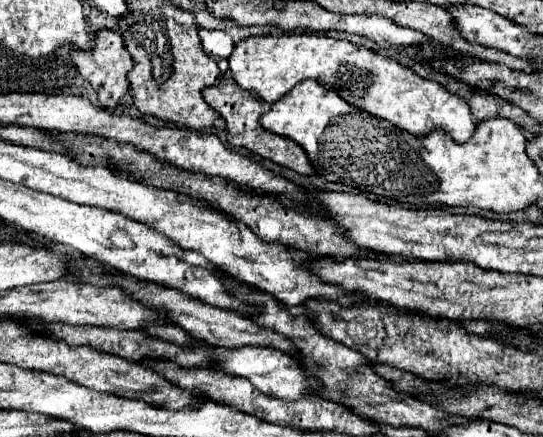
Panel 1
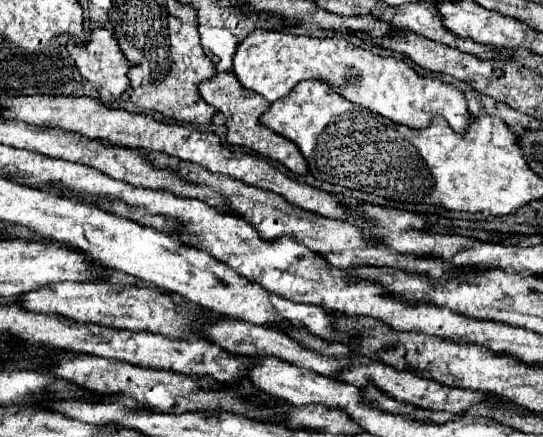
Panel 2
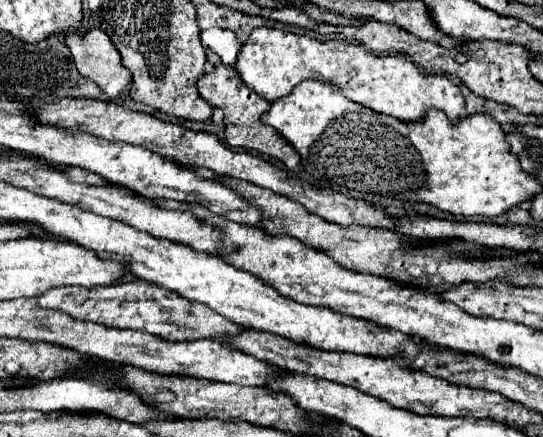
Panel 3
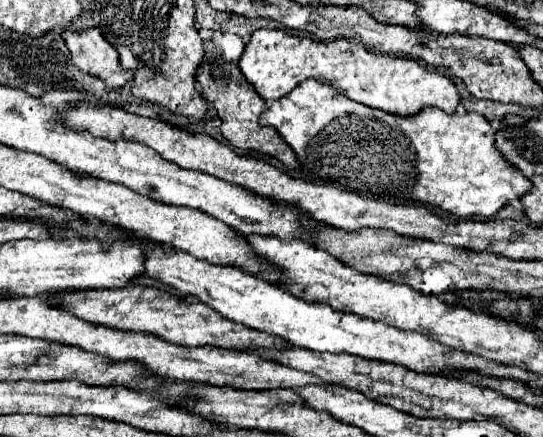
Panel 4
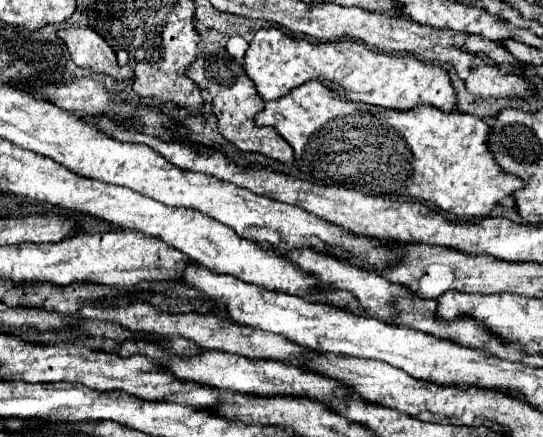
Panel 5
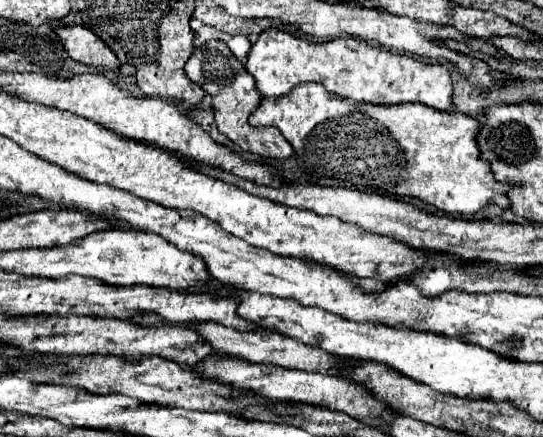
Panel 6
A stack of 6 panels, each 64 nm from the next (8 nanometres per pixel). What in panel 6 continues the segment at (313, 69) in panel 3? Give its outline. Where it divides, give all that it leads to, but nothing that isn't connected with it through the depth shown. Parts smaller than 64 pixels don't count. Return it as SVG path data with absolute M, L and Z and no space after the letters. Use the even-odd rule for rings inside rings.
M284 30L262 32L258 42L252 46L246 62L246 70L254 76L256 88L262 96L284 96L296 84L302 82L320 82L328 92L338 94L342 98L350 98L354 102L372 102L372 104L406 104L420 102L424 106L436 110L448 110L452 104L452 80L450 72L442 64L426 64L418 62L404 54L392 54L390 50L372 46L368 42L356 38L334 38L328 42L310 42L306 38L296 38Z

